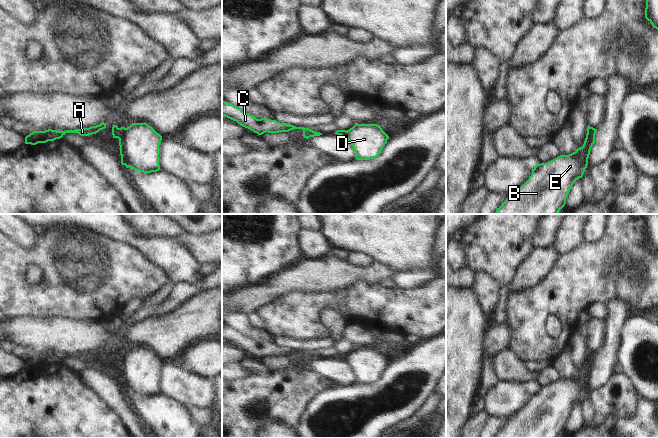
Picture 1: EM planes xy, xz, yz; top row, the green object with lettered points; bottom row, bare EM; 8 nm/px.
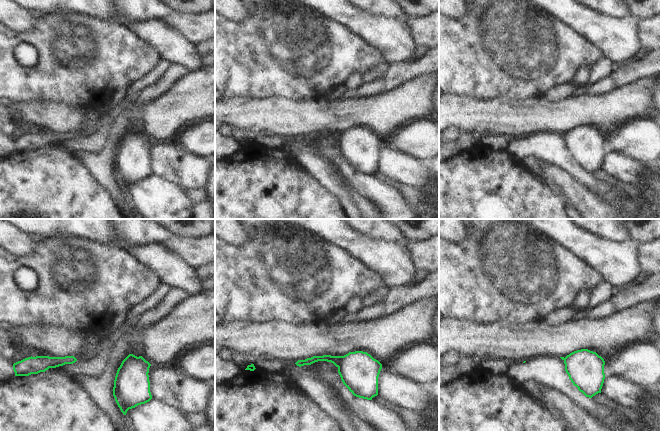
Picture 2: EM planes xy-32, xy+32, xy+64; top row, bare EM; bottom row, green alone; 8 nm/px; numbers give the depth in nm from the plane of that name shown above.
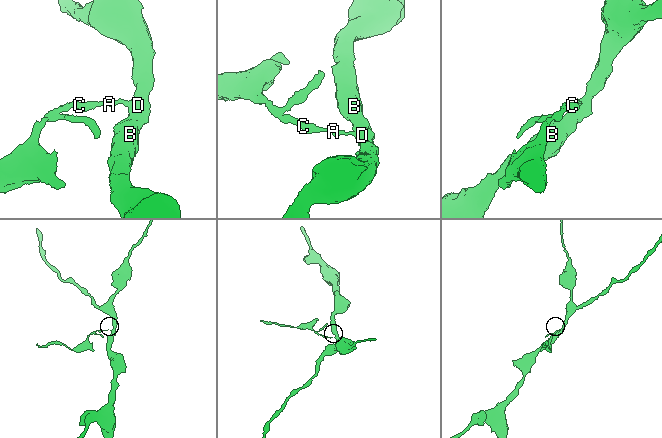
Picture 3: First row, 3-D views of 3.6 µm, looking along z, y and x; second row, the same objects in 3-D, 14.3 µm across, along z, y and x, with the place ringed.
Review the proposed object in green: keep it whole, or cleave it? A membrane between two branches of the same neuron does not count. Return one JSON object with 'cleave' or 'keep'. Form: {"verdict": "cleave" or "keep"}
{"verdict": "cleave"}

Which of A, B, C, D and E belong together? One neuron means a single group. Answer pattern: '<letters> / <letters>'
A C / B D E

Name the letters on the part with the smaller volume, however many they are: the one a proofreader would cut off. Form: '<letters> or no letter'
A, C

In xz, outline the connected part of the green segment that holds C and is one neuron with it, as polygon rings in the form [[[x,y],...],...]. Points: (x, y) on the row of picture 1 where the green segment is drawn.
[[[222,100],[222,116],[225,116],[233,121],[236,121],[241,126],[250,129],[258,135],[268,133],[289,132],[294,129],[302,129],[303,137],[308,139],[314,136],[320,136],[322,133],[313,131],[309,128],[296,127],[291,124],[284,124],[276,120],[266,118],[257,119],[255,116],[250,115],[240,108]]]

